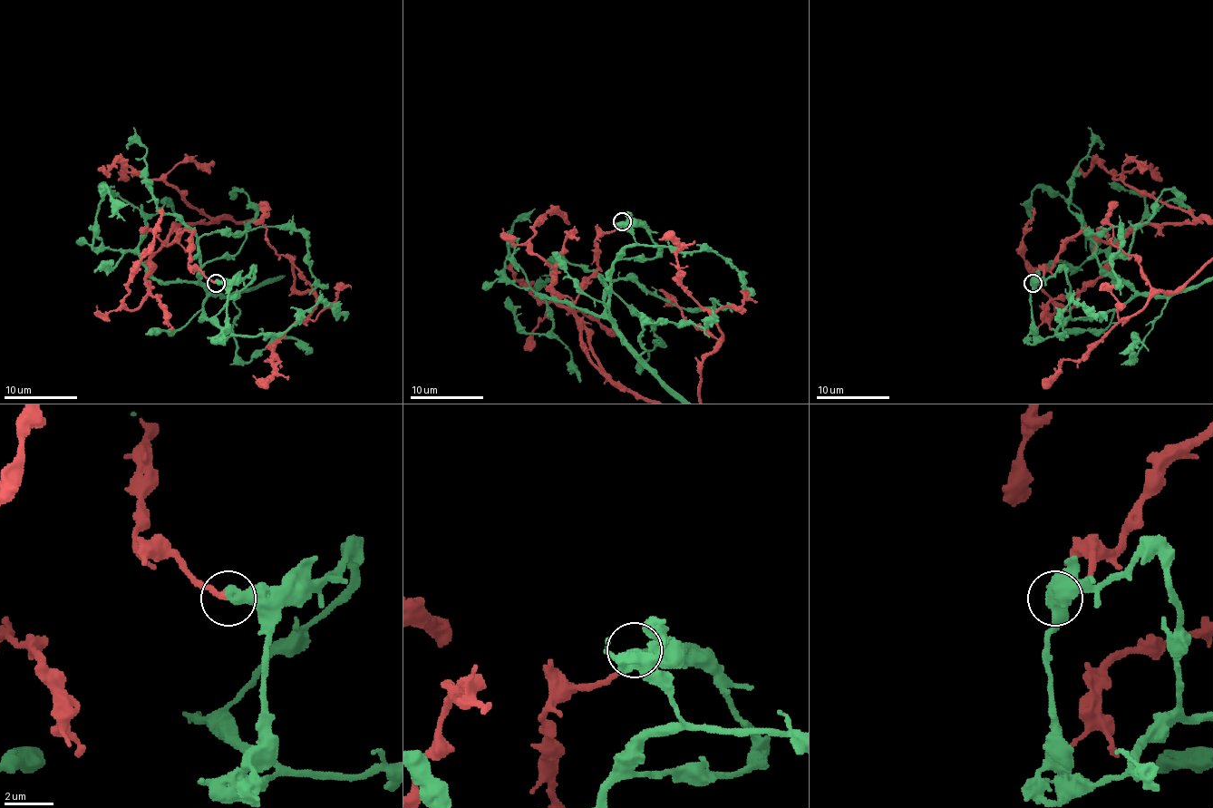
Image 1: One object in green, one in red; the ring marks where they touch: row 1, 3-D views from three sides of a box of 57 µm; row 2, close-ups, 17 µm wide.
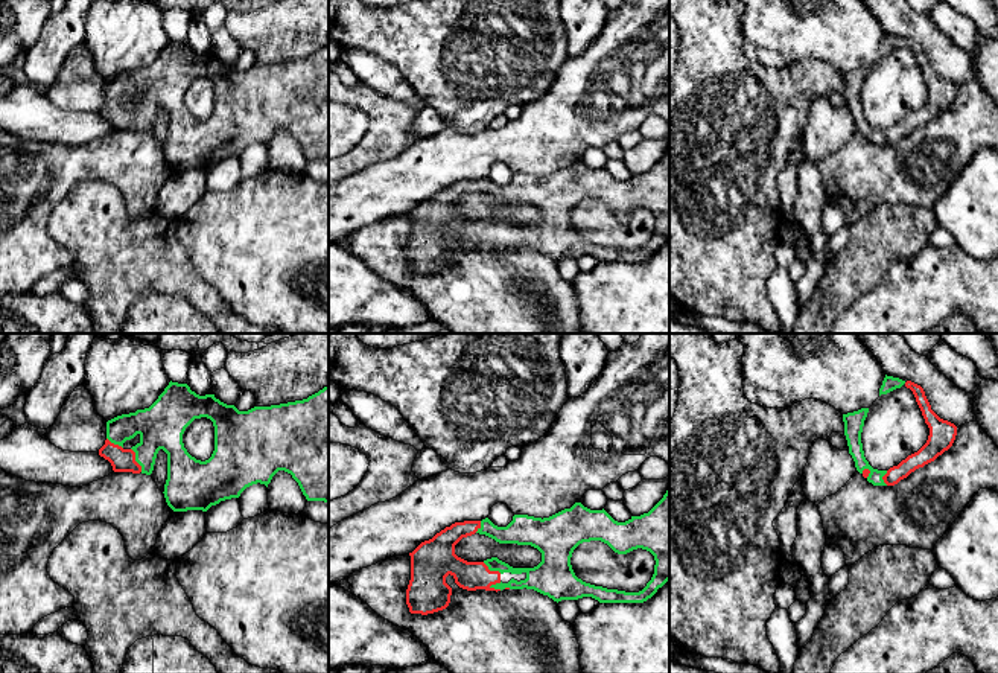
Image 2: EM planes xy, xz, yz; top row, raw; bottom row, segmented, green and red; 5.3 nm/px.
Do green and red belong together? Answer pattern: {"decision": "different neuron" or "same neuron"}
{"decision": "different neuron"}

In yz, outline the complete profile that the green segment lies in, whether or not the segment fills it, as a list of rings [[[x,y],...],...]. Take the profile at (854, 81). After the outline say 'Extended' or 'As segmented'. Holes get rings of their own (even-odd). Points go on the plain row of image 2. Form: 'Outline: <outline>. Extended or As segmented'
Outline: [[[861,67],[858,70],[843,73],[844,94],[847,99],[849,113],[852,114],[855,126],[860,132],[863,132],[864,128],[870,129],[867,136],[869,142],[872,142],[873,145],[887,145],[882,139],[887,129],[873,128],[864,116],[861,91],[867,72],[869,67]]]. As segmented

